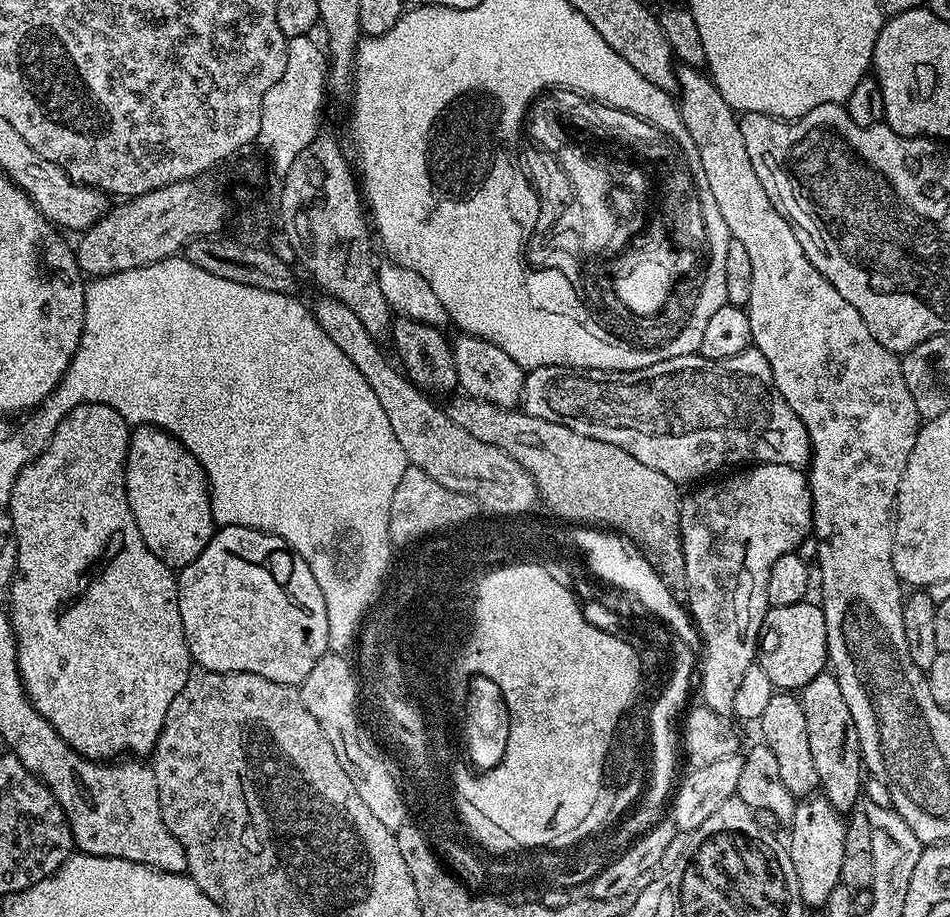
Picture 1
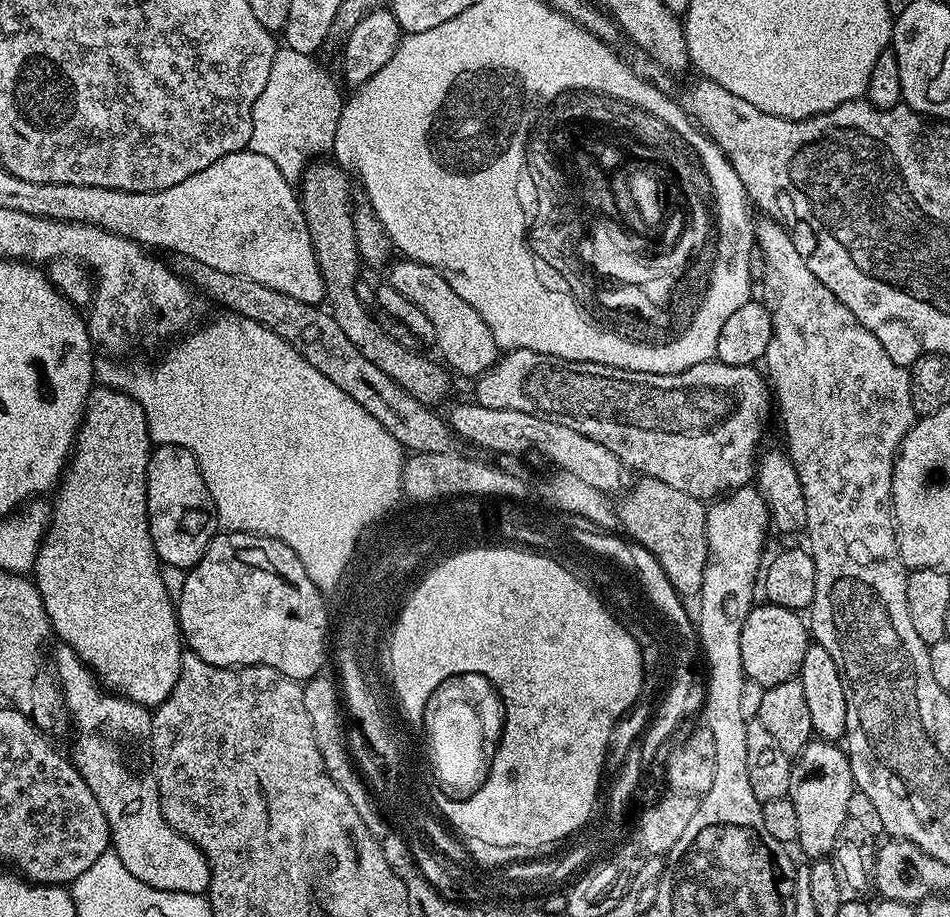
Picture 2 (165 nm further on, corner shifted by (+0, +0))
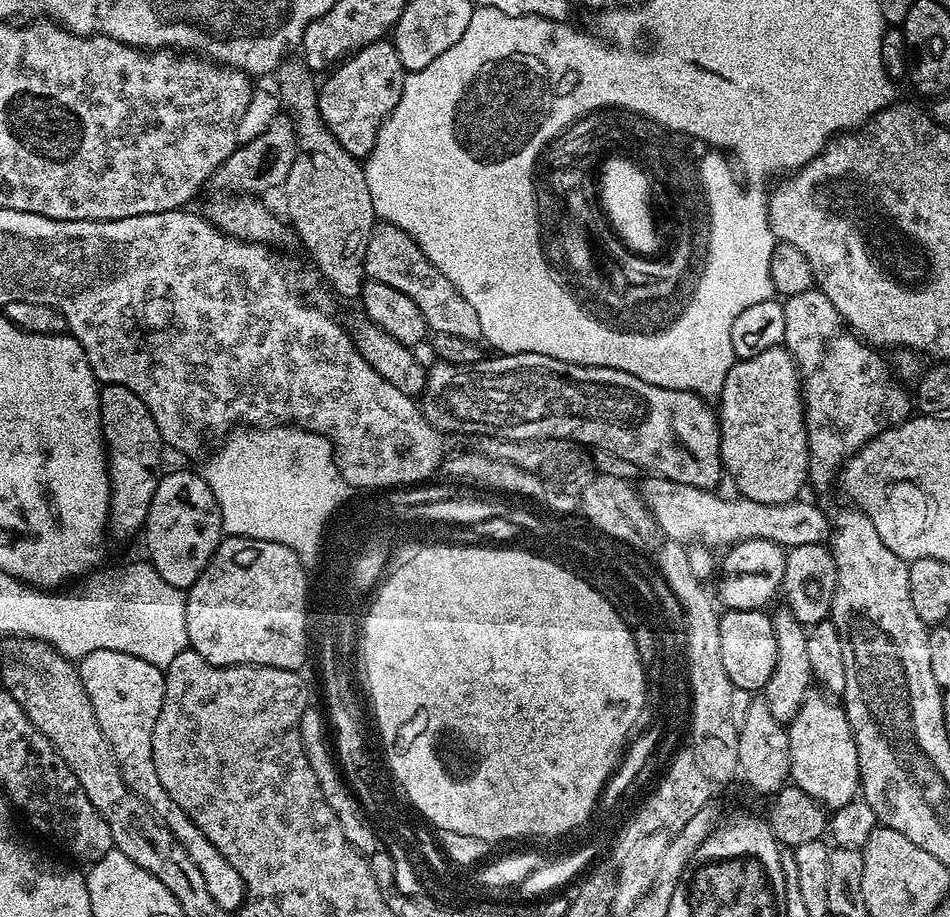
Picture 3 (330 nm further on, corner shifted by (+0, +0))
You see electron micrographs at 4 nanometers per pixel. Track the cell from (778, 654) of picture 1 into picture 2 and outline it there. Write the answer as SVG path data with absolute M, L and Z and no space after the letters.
M767 602L753 607L742 626L742 666L745 677L753 684L771 686L793 679L806 658L810 643L810 628L799 611Z

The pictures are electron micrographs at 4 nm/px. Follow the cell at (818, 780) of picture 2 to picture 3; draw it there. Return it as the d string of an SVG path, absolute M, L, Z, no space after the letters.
M810 694L802 702L802 710L787 725L790 742L791 783L798 785L810 798L829 810L846 806L860 792L858 746L843 707L827 695Z

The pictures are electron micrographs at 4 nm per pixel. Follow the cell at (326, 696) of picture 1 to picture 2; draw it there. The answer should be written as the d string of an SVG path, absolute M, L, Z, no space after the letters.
M317 674L303 685L304 701L306 702L306 714L310 714L310 726L314 726L314 738L318 746L318 754L322 754L322 762L334 778L338 790L350 798L350 806L358 810L358 816L362 822L366 822L366 828L377 838L383 838L390 831L389 821L380 806L372 796L372 792L365 784L363 776L360 775L355 763L353 753L350 751L350 736L344 733L344 724L346 728L346 708L342 703L342 692L338 687L337 681L332 680L325 674Z

